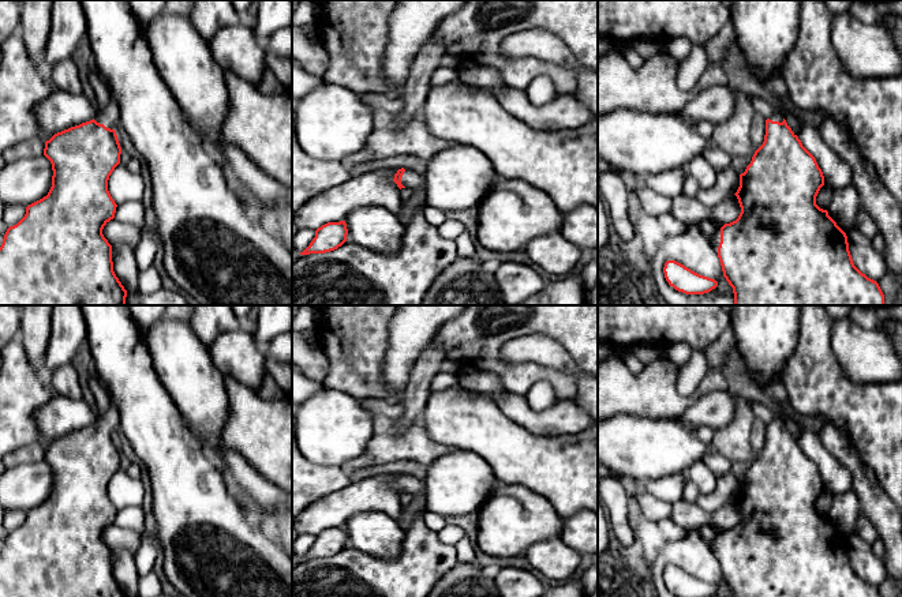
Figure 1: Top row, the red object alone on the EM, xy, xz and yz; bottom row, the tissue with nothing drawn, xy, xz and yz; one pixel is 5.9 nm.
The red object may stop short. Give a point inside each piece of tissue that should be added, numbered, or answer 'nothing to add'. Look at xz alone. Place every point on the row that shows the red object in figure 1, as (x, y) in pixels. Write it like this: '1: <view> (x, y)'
1: xz (410, 179)

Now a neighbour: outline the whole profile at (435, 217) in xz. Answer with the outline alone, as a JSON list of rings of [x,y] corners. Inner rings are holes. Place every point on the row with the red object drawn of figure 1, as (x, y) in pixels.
[[[424,206],[423,217],[428,224],[437,228],[446,219],[446,215],[442,210],[434,209],[431,206]]]

